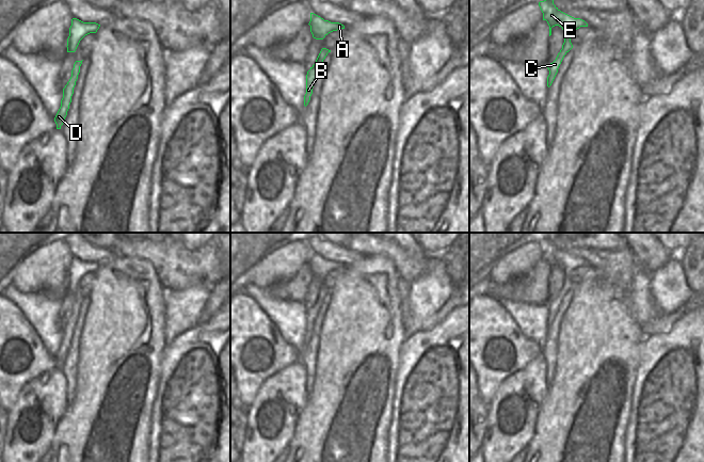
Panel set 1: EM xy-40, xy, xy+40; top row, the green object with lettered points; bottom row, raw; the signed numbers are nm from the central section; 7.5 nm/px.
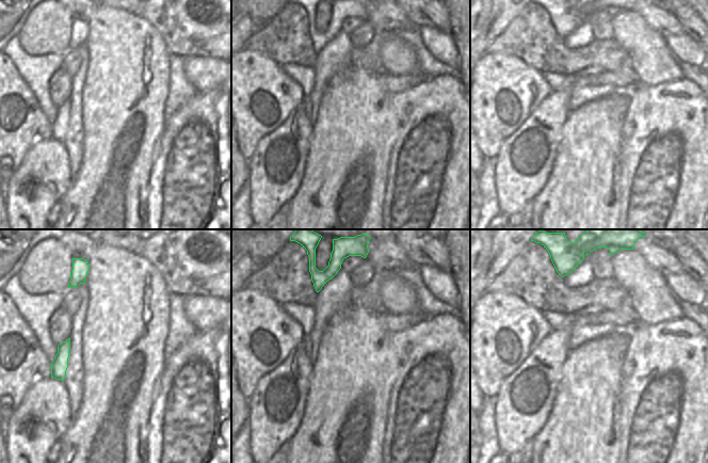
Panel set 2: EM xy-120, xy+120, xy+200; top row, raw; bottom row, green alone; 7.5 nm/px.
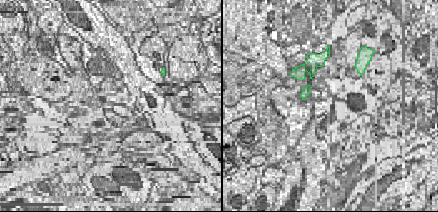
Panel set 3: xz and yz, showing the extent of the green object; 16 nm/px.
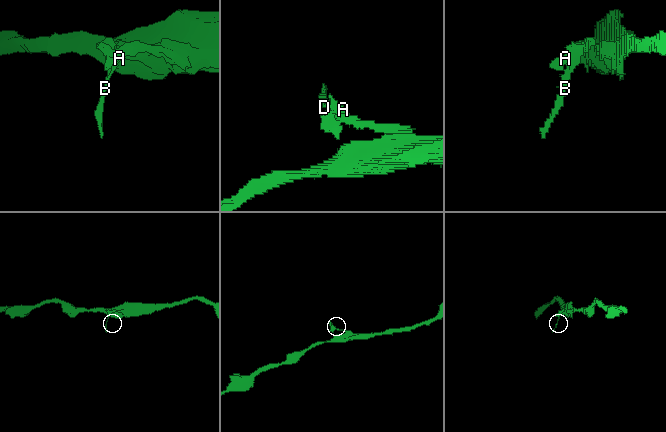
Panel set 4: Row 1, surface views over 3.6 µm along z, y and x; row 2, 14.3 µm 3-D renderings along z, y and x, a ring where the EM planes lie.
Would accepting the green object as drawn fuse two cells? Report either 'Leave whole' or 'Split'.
Leave whole.

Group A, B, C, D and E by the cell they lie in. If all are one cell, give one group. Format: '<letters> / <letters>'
A B C D E

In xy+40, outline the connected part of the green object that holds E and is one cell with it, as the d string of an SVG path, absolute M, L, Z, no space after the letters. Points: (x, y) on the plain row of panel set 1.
M548 237L539 241L539 245L543 252L543 259L546 259L549 265L549 275L551 274L551 267L559 265L564 271L564 282L562 288L558 292L556 299L547 304L549 314L547 316L547 325L549 326L558 312L558 307L564 294L573 287L571 282L571 273L580 266L588 266L588 262L580 258L574 257L561 251L555 243L553 237Z

